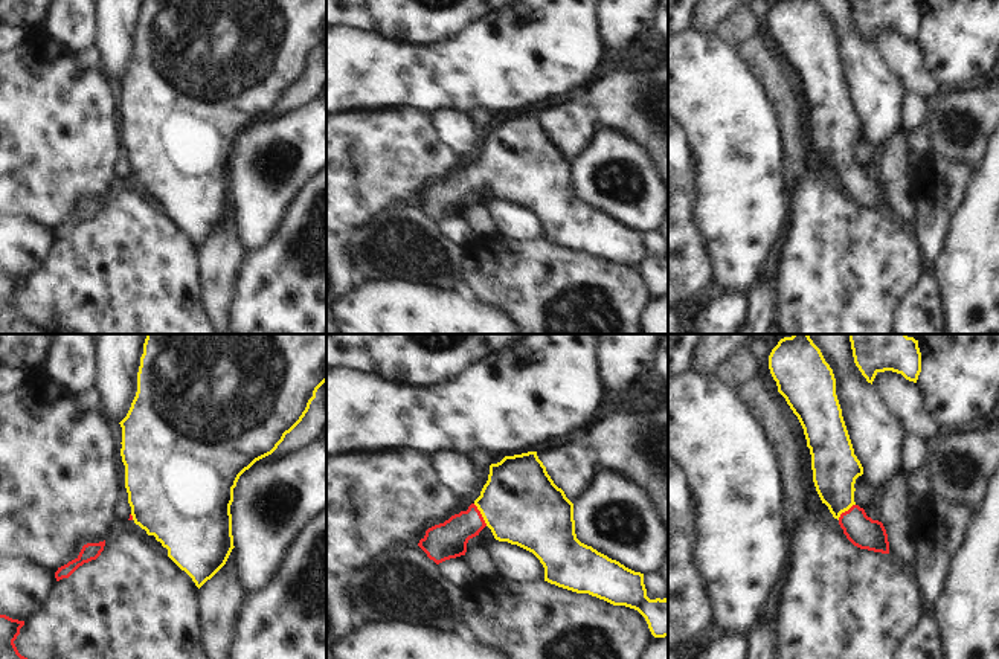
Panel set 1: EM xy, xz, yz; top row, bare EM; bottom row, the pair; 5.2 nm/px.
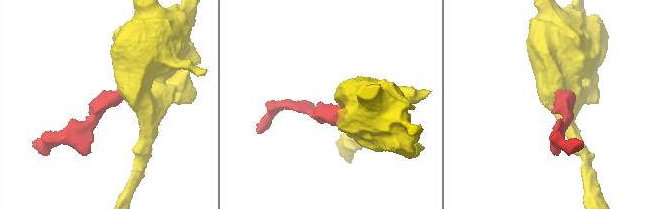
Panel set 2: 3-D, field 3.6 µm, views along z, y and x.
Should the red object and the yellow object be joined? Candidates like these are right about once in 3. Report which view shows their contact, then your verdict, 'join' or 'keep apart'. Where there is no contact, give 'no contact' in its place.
contact in xz; join

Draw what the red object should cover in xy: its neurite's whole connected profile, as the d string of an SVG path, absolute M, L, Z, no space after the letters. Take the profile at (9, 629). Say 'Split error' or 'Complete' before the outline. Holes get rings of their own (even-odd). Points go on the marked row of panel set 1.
Complete. M0 615L0 659L27 659L21 656L14 644L24 621Z

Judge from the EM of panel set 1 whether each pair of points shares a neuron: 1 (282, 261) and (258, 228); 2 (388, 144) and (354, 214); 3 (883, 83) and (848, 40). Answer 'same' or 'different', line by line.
1: different
2: same
3: same

